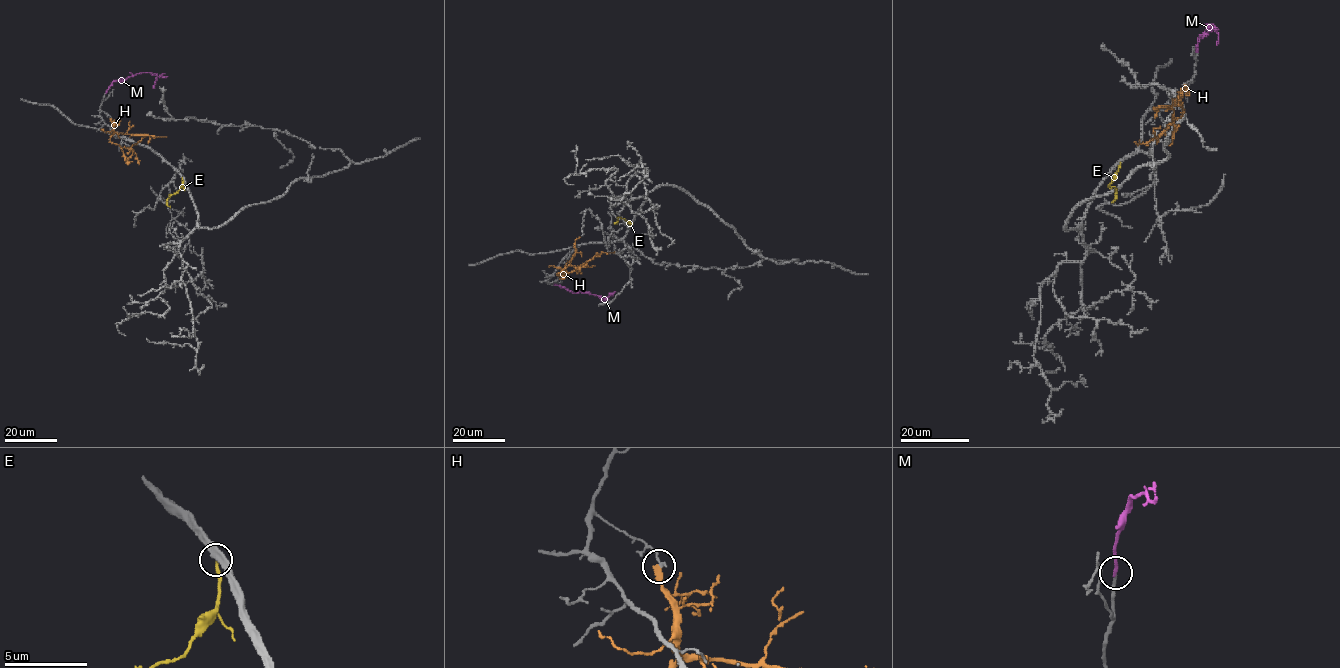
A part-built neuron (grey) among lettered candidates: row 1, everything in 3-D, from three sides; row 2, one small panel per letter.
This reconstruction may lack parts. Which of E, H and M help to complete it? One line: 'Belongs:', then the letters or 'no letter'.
Belongs: M

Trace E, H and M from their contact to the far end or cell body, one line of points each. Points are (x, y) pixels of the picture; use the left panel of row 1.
E: (182, 177), (182, 187), (168, 199), (170, 207)
H: (110, 118), (113, 133), (110, 141), (120, 147), (126, 162), (132, 161)
M: (105, 93), (113, 82), (145, 72), (157, 76), (154, 88)

